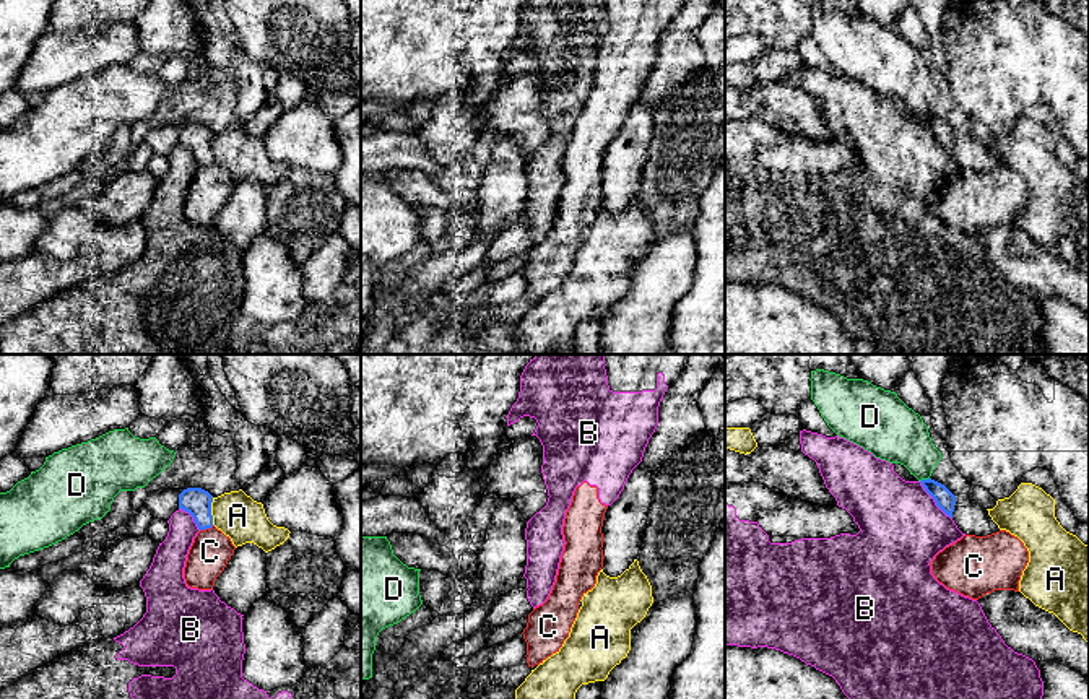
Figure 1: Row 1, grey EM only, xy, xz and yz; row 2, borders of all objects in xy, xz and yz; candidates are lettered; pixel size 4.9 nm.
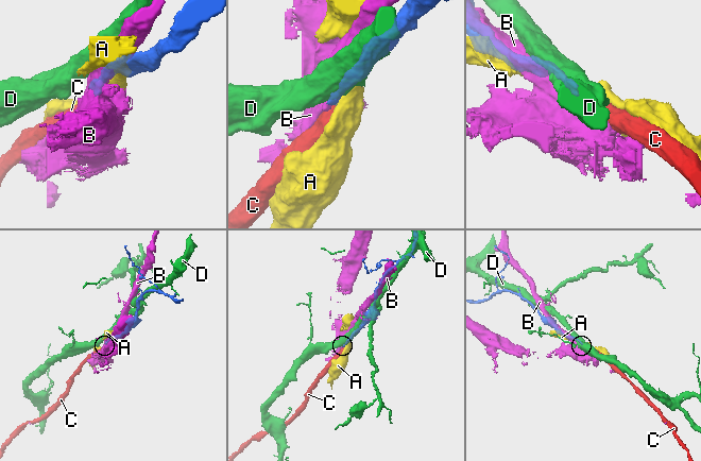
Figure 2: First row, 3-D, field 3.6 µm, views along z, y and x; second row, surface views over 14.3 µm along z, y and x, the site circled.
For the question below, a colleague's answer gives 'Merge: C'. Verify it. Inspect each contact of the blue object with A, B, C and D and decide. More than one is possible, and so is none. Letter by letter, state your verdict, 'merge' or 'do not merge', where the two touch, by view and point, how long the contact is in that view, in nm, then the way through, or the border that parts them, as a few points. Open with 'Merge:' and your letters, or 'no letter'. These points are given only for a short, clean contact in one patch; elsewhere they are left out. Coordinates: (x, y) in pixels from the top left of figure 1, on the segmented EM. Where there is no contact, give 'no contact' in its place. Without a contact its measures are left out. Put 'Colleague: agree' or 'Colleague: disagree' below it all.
Merge: no letter
A: do not merge | xy (210, 511) | 140 nm
B: do not merge | yz (935, 501) | 260 nm
C: do not merge | xy (207, 527) | 80 nm | along xy (213, 525), (200, 530)
D: do not merge | yz (924, 480) | 50 nm
Colleague: disagree

